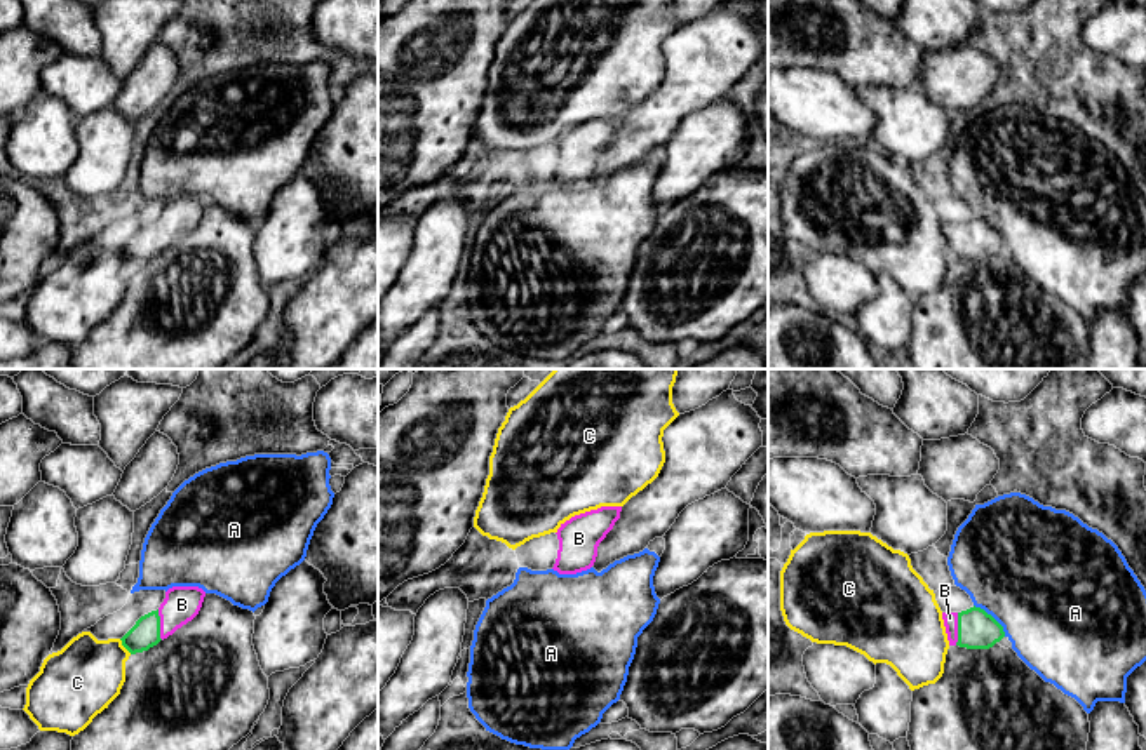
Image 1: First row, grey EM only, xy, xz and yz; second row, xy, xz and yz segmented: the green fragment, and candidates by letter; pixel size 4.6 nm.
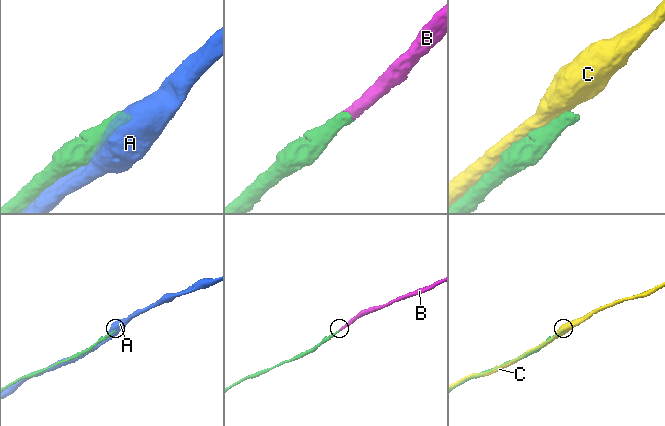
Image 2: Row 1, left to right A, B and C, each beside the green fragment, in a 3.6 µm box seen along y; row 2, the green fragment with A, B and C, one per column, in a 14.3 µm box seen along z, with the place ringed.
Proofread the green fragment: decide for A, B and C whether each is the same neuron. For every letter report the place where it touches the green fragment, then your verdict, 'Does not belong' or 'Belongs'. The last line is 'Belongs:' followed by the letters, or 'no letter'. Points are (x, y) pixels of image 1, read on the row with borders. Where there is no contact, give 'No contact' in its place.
A: Touches green at yz (993, 618). Does not belong
B: Touches green at yz (958, 629). Belongs
C: Touches green at xy (124, 646). Does not belong
Belongs: B

